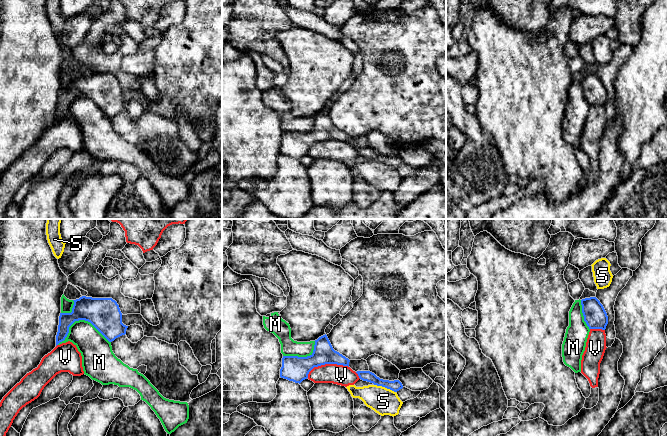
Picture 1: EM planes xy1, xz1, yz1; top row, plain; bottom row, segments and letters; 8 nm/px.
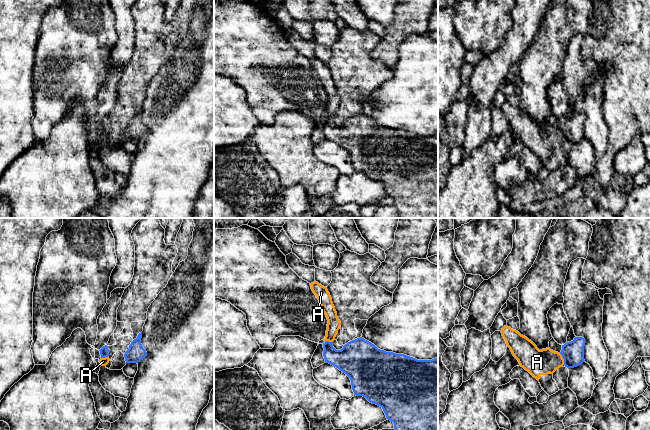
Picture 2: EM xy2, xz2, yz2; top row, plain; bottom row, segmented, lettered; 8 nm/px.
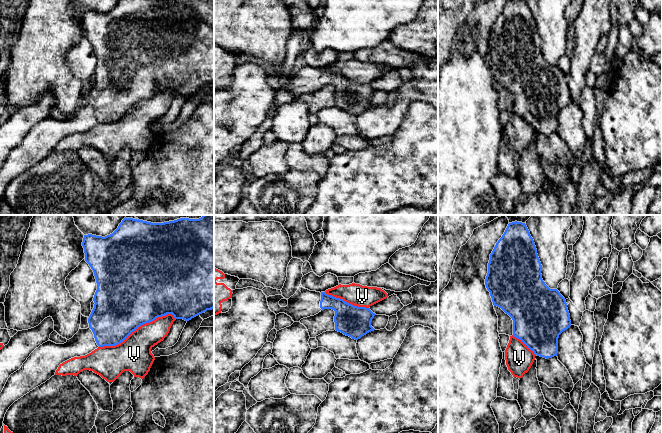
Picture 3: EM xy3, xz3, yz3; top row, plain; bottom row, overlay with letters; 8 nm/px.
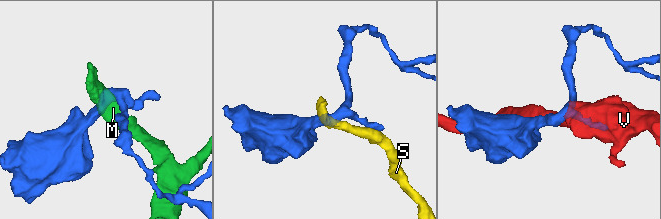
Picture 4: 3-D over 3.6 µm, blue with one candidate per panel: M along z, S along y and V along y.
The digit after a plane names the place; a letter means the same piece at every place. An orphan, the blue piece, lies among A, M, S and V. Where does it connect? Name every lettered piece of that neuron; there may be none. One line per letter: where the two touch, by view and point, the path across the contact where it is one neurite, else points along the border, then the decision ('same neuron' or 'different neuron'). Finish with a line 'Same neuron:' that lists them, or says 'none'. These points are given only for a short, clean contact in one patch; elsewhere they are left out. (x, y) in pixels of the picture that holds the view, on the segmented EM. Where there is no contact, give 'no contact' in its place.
A: meets blue in yz2 at (563, 358); border along yz2 (559, 353), (564, 364); different neuron
M: meets blue in xy1 at (80, 319); different neuron
S: meets blue in xz1 at (385, 387); border along xz1 (374, 384), (384, 386), (395, 392); different neuron
V: meets blue in xy3 at (137, 327); different neuron
Same neuron: none

